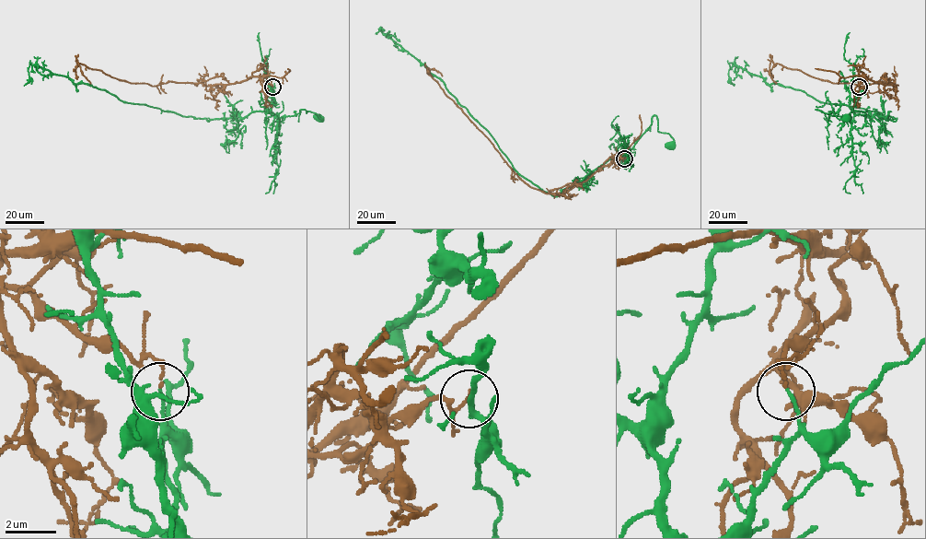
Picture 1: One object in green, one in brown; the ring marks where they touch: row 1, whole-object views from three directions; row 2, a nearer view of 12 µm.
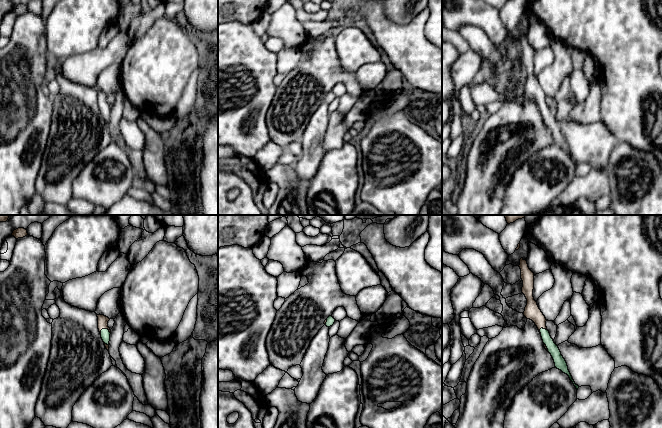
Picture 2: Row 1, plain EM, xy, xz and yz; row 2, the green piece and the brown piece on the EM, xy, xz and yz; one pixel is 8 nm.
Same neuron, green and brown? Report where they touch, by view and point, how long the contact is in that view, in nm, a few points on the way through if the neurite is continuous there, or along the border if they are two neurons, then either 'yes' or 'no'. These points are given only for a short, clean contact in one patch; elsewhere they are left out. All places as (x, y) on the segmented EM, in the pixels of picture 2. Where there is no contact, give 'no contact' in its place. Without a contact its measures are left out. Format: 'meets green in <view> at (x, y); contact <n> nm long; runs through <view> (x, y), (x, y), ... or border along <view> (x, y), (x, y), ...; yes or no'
meets green in xy at (106, 329); contact 90 nm long; border along xy (100, 330), (107, 329), (110, 333); no

